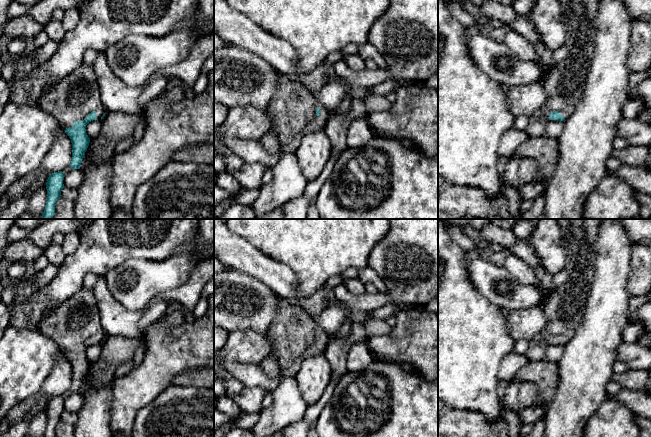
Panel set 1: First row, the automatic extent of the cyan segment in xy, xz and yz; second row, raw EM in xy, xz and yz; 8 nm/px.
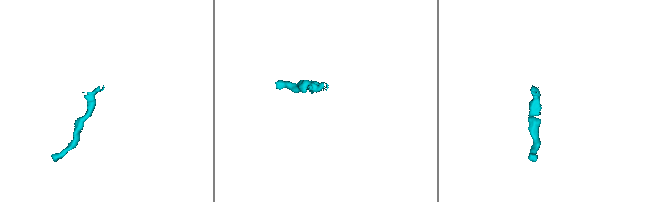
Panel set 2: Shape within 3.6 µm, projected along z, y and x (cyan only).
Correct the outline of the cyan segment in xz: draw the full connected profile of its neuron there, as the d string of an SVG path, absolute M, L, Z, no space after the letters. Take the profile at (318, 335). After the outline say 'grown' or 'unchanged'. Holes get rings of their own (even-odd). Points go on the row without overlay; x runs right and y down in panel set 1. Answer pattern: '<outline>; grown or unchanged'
M277 295L279 302L278 316L271 326L271 353L279 364L282 378L295 377L302 361L313 355L324 354L330 335L311 319L297 305Z; grown

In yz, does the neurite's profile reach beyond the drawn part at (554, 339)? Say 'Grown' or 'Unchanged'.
Grown

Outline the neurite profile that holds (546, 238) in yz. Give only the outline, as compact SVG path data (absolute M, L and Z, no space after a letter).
M540 219L532 232L532 246L543 268L555 275L566 268L567 258L556 219Z

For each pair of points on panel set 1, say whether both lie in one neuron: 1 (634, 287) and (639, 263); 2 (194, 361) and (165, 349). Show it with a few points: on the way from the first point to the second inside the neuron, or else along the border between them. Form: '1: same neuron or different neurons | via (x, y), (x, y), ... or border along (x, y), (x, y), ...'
1: same neuron | via (639, 281), (639, 269)
2: same neuron | via (187, 354), (183, 350), (172, 350)

